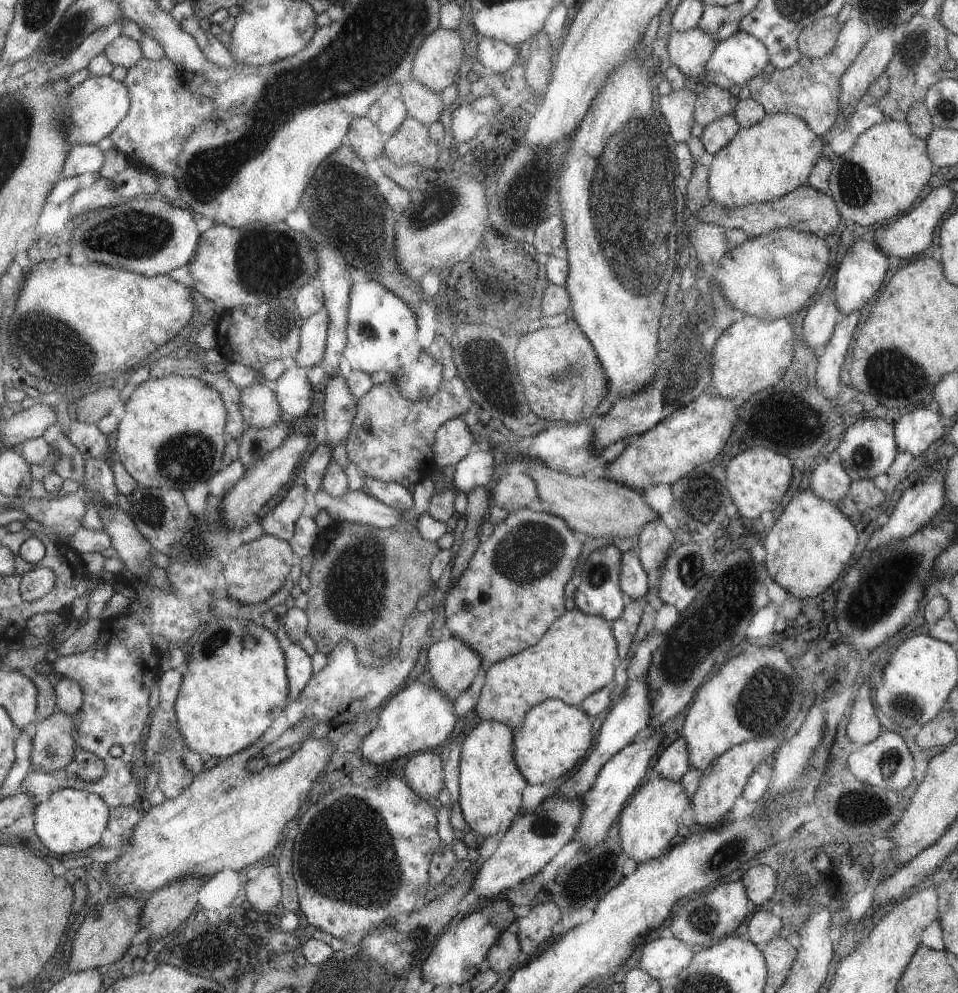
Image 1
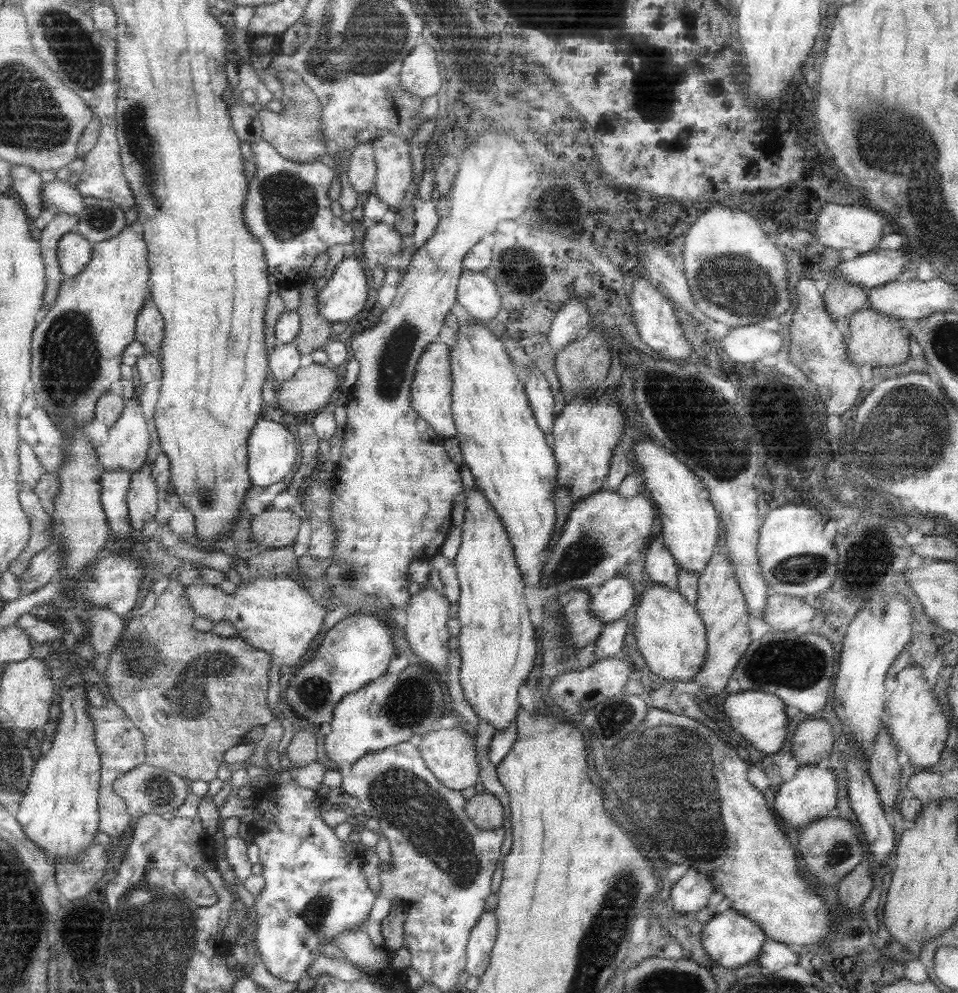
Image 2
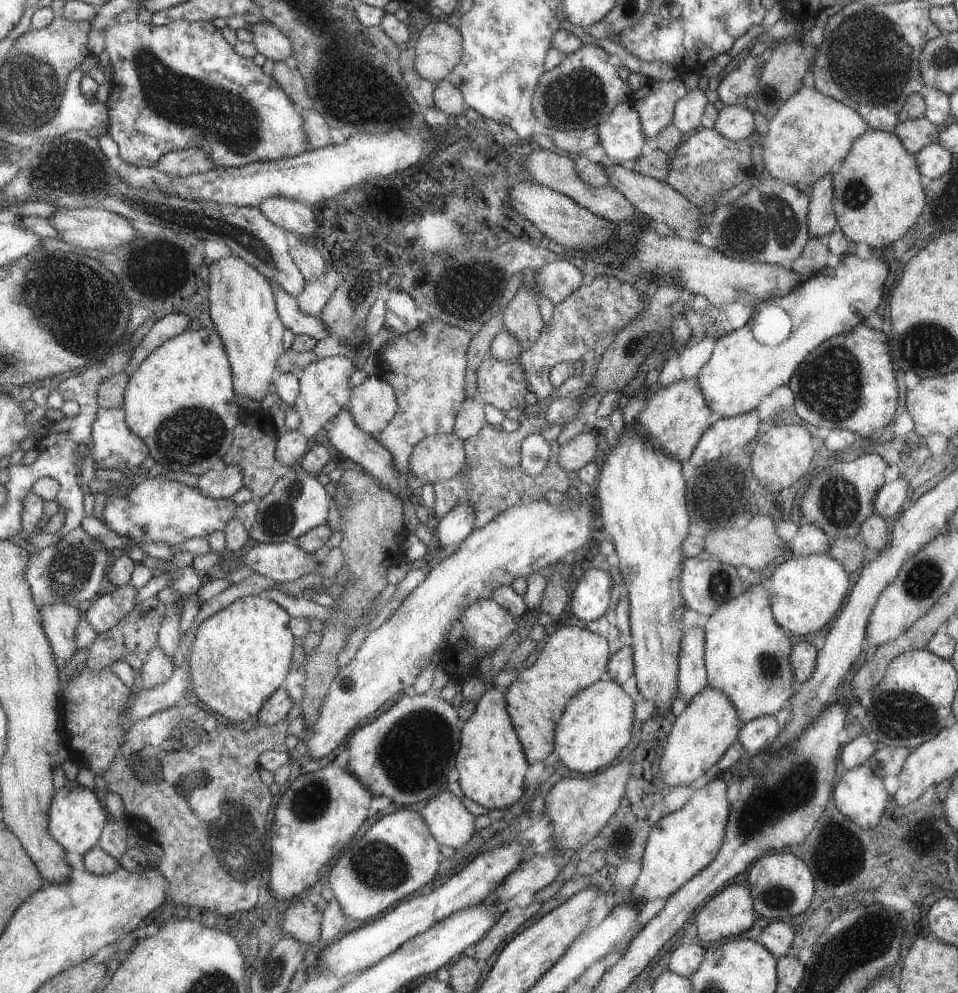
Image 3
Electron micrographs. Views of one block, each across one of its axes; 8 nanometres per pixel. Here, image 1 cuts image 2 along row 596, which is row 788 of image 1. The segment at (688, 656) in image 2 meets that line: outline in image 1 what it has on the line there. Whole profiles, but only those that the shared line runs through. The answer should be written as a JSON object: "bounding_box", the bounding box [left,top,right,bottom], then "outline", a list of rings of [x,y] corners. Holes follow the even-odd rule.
{"bounding_box":[616,776,690,866],"outline":[[[652,776],[643,785],[637,787],[637,791],[626,800],[616,820],[618,828],[618,840],[625,857],[629,858],[629,866],[647,862],[657,858],[665,848],[671,847],[672,838],[676,835],[680,825],[681,812],[690,807],[690,799],[680,787],[680,782],[672,781],[663,777]]]}

